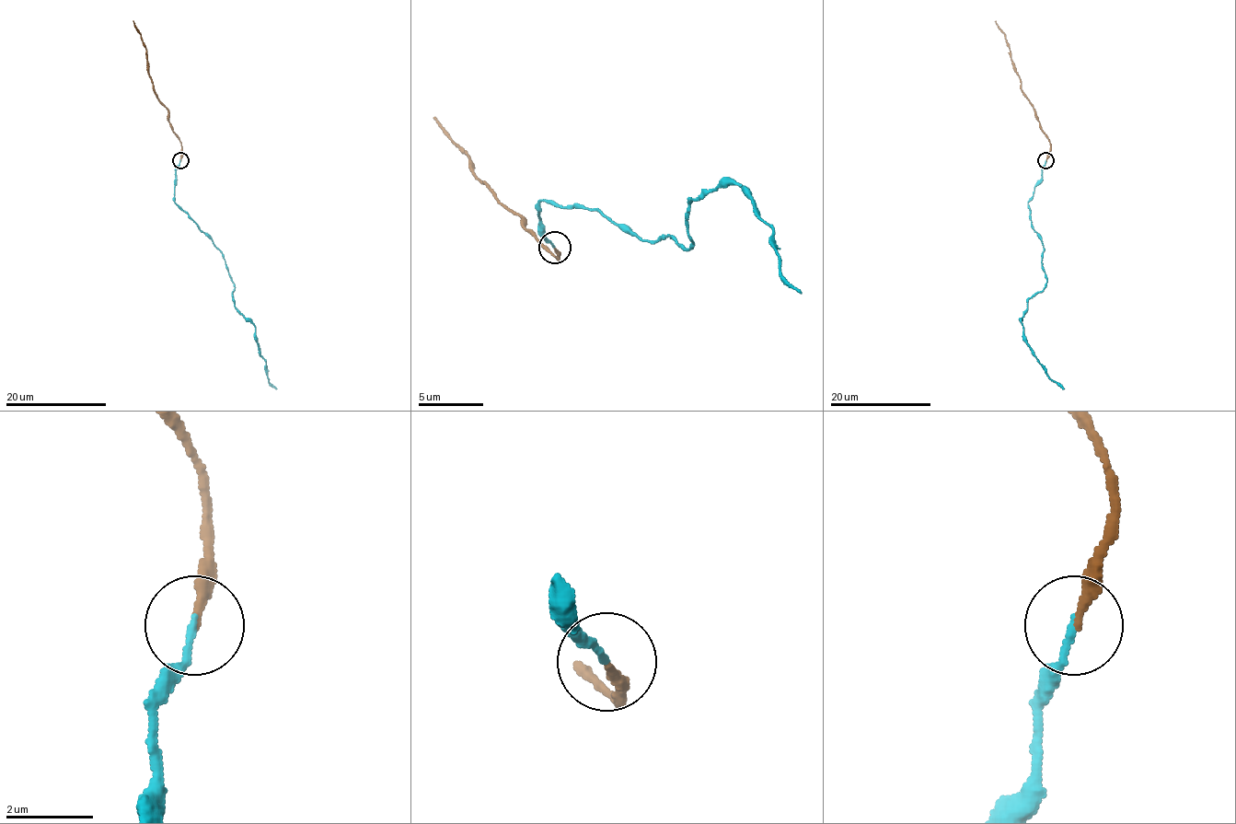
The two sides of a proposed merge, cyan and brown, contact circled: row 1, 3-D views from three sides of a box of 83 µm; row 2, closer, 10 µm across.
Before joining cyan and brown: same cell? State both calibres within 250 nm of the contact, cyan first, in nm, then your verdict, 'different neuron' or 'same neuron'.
150 nm thick on the cyan side, 200 nm on the other; same neuron

